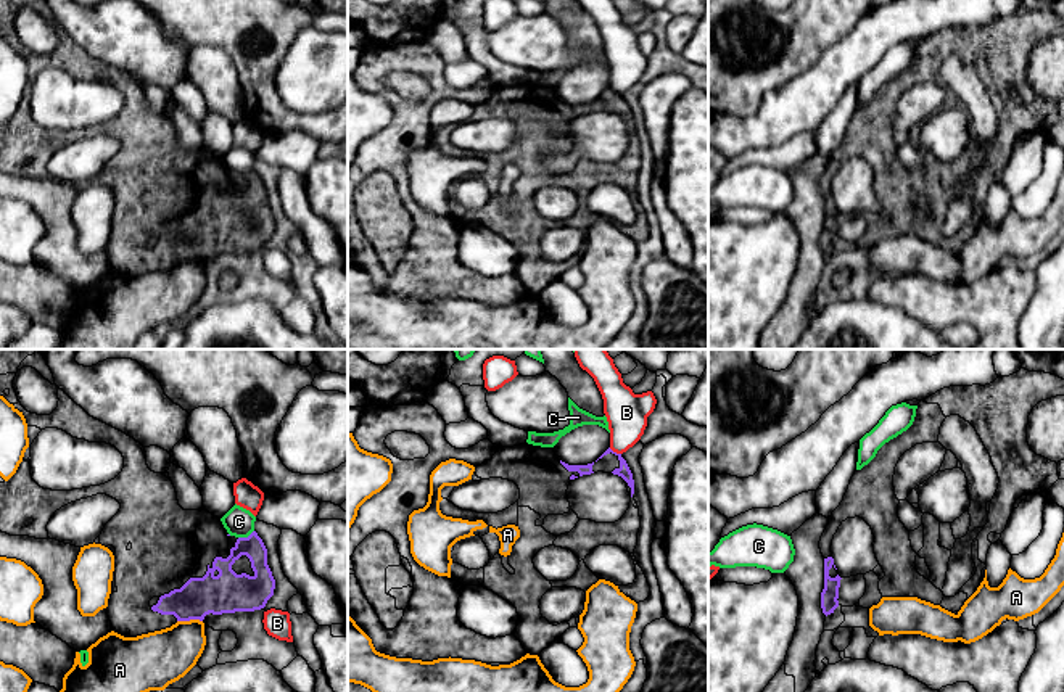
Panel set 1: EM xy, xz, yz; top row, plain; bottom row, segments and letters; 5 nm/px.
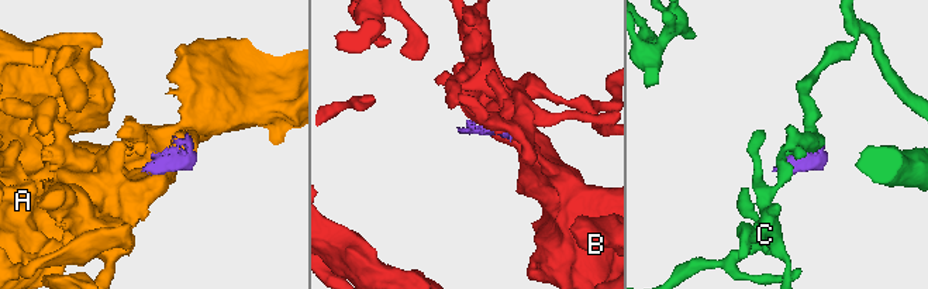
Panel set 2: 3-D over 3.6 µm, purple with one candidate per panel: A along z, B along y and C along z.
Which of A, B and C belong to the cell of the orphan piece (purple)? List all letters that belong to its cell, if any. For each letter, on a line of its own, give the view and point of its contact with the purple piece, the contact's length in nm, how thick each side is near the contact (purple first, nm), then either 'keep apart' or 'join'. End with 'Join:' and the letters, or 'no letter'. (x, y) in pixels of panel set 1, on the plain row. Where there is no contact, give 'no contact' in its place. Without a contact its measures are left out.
A: xy (189, 259) | 130 nm | 200/280 nm | keep apart
B: xz (615, 92) | 70 nm | 60/200 nm | keep apart
C: xy (245, 177) | 90 nm | 150/150 nm | keep apart
Join: no letter

